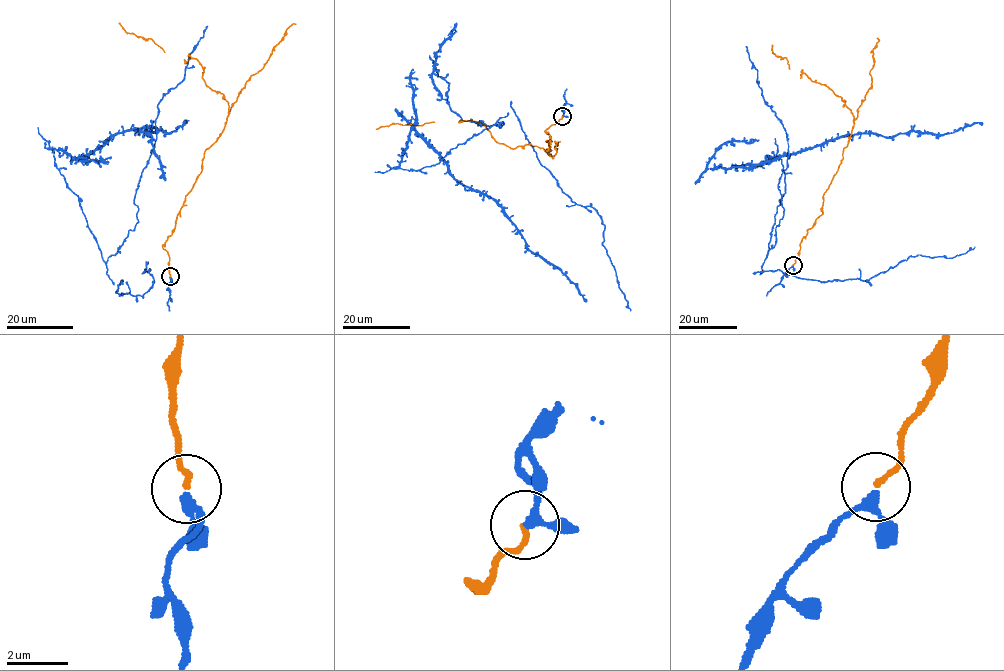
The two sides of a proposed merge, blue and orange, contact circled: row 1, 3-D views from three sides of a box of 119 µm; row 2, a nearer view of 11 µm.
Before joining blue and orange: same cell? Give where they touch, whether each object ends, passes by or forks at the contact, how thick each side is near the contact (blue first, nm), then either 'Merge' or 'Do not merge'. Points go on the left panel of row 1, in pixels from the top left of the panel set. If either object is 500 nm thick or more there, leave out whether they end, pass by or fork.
Place: (170, 276). At the ring blue passes by. At the ring orange ends. Thickness 200 nm (blue) against 170 nm. Merge

